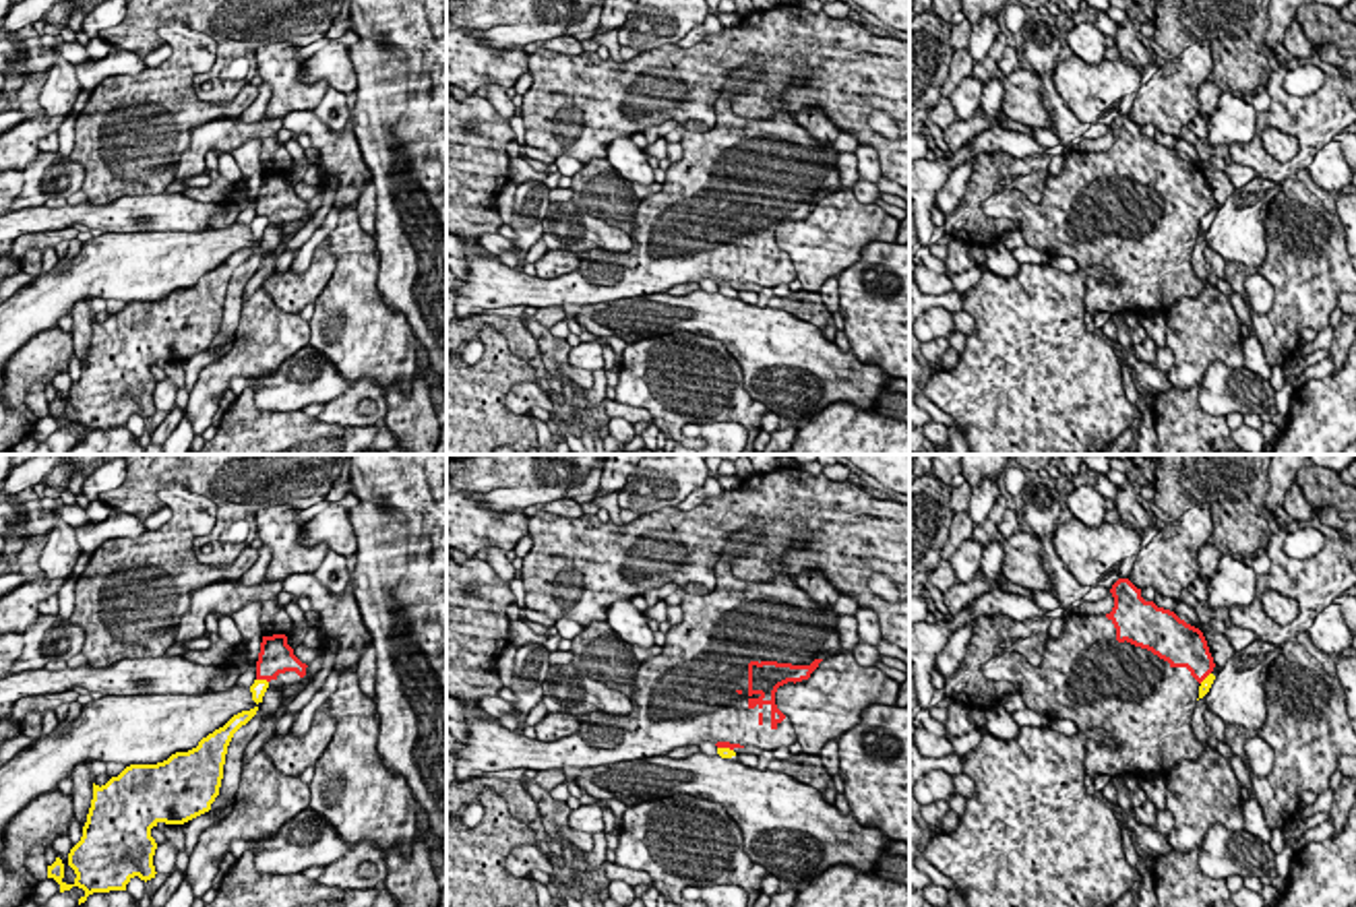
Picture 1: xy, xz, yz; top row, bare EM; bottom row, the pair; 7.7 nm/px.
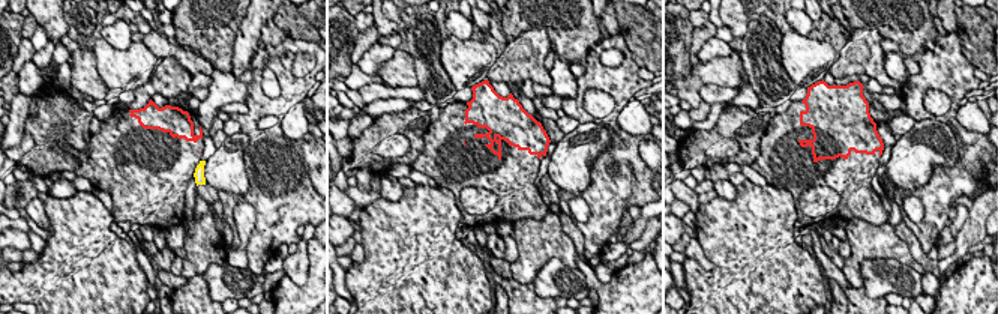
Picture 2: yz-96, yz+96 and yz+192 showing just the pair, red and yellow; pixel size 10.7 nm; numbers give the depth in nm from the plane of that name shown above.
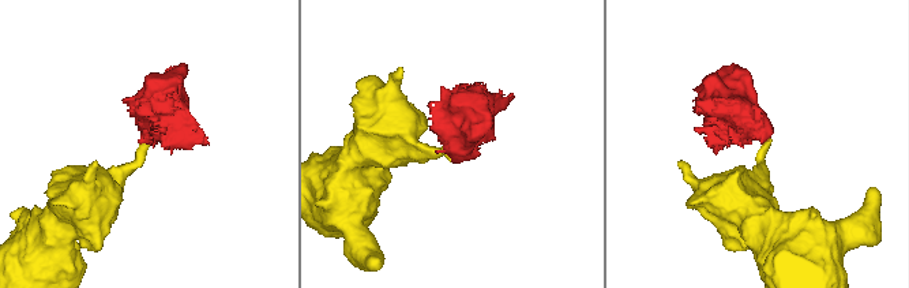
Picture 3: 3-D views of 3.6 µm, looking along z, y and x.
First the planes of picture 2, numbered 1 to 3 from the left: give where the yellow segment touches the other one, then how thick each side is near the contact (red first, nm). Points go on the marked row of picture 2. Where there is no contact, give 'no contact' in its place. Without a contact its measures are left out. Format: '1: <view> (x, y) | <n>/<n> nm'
1: no contact
2: no contact
3: no contact

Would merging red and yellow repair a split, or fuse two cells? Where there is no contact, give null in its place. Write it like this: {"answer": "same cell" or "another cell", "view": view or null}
{"answer": "another cell", "view": "xy"}

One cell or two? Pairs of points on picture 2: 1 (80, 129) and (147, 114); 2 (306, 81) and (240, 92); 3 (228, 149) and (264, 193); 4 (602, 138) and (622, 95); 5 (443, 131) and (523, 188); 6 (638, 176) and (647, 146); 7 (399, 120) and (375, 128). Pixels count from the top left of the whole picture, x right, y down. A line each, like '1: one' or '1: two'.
1: two
2: two
3: two
4: two
5: one
6: two
7: one

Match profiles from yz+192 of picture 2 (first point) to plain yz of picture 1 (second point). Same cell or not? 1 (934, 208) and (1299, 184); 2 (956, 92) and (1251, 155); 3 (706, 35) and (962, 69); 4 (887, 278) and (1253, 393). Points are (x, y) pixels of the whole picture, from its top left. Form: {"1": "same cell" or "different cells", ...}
{"1": "same cell", "2": "same cell", "3": "same cell", "4": "same cell"}

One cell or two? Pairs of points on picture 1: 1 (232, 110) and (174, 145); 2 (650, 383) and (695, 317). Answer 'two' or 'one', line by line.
1: one
2: two

